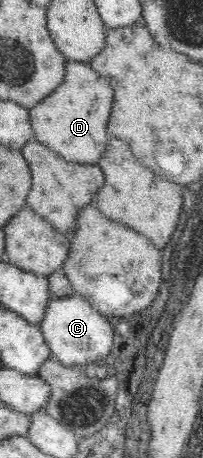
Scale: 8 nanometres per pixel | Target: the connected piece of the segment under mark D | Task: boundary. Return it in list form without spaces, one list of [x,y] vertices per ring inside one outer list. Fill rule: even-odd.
[[[69,58],[65,61],[66,77],[58,90],[28,108],[30,127],[38,141],[66,161],[88,165],[98,163],[98,157],[102,157],[108,145],[106,121],[112,109],[112,89],[110,83],[98,75],[89,62]]]

